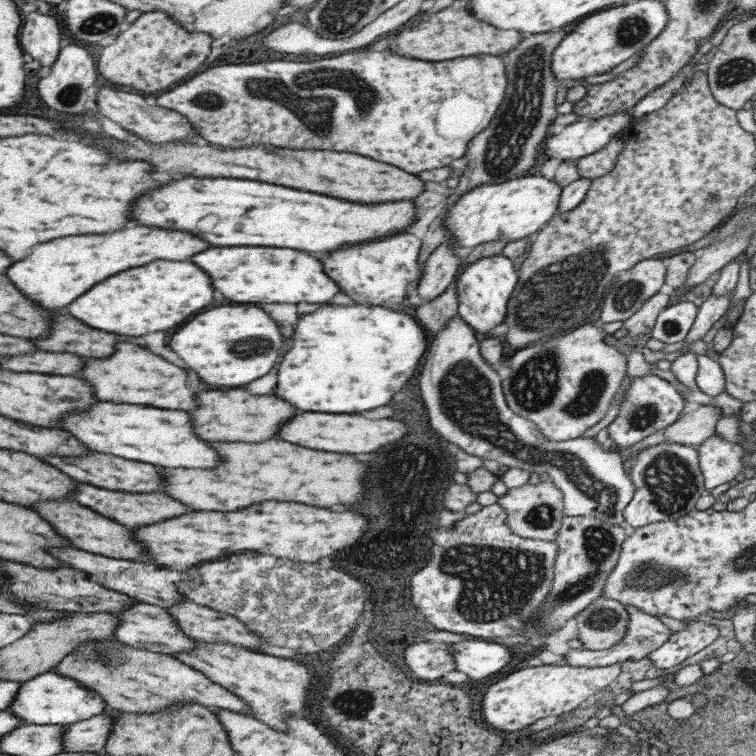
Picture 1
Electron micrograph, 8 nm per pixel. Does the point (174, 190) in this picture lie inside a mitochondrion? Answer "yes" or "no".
no

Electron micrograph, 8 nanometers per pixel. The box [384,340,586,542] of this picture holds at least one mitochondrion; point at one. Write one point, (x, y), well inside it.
(435, 474)

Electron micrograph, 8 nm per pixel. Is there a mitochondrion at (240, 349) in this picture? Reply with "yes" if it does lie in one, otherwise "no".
yes

